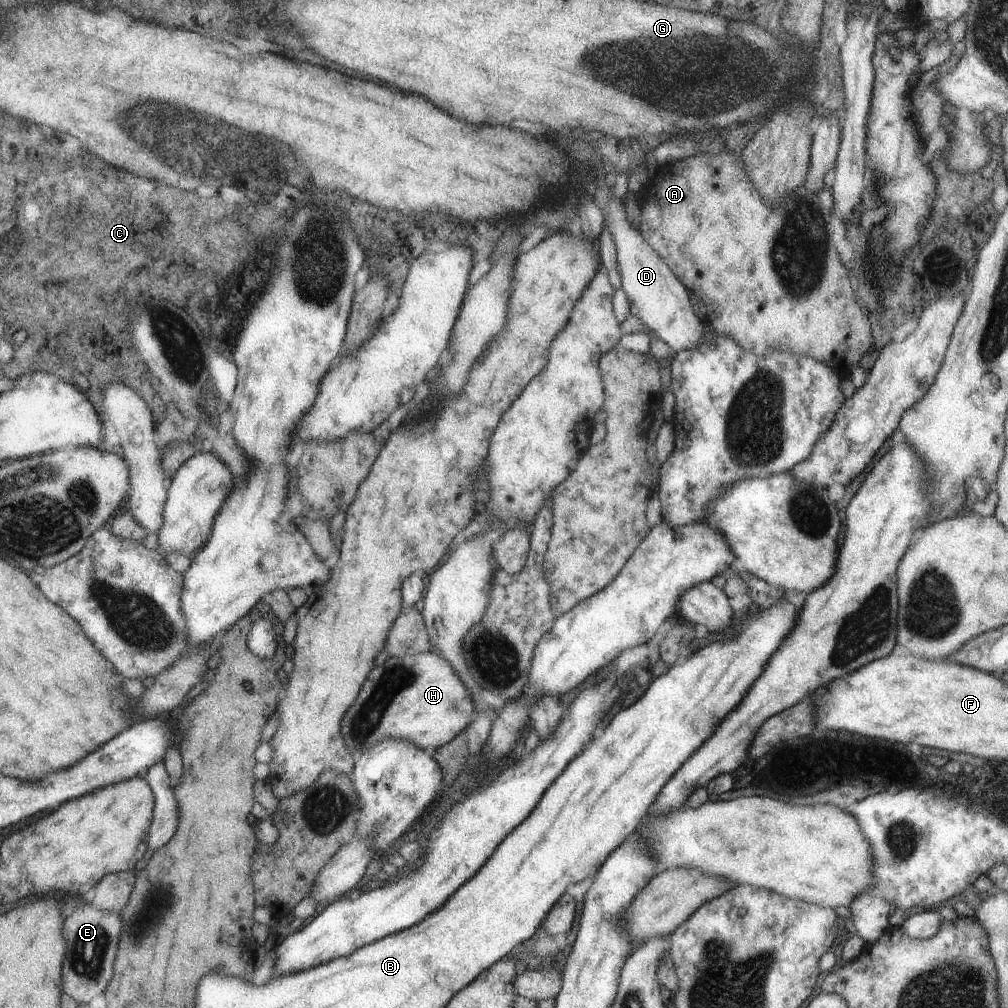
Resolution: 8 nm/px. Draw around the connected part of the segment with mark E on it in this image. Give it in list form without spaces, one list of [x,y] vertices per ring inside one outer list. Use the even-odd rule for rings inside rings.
[[[87,903],[81,904],[66,917],[62,922],[66,948],[61,969],[62,992],[83,1004],[104,992],[112,977],[120,928],[121,921],[117,912],[100,911]]]

